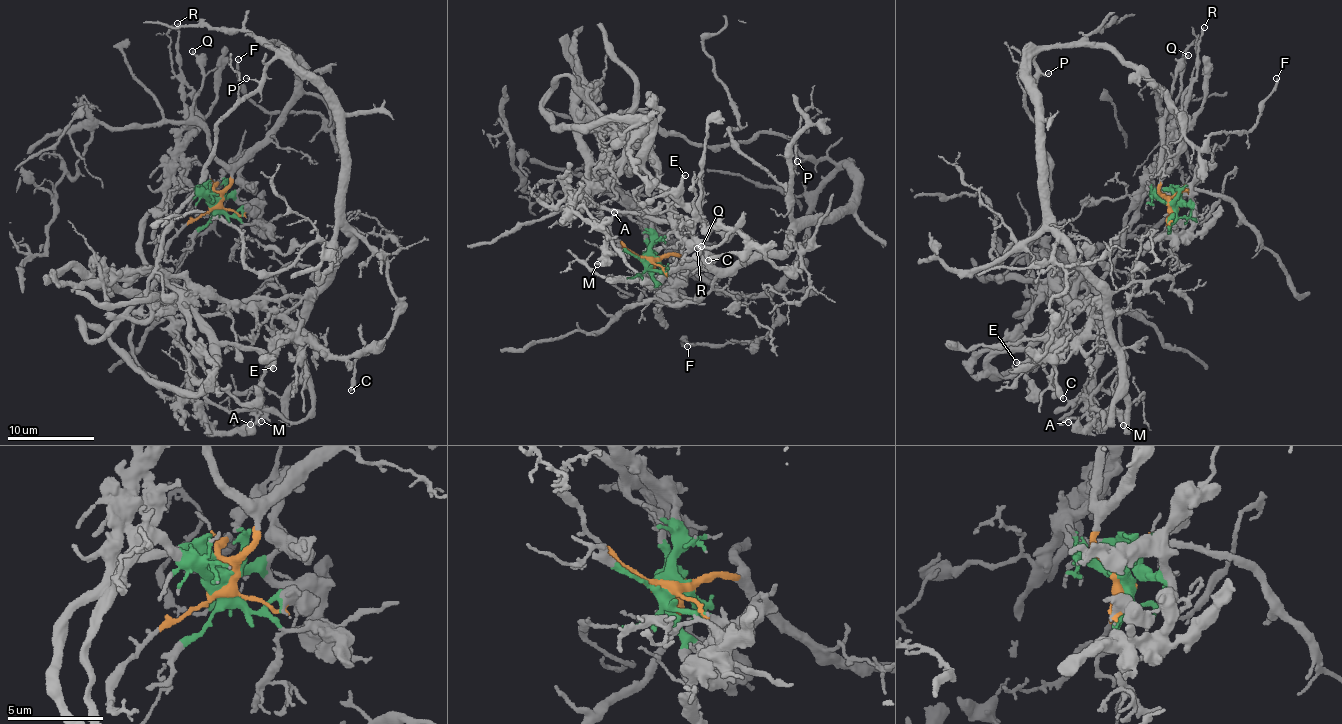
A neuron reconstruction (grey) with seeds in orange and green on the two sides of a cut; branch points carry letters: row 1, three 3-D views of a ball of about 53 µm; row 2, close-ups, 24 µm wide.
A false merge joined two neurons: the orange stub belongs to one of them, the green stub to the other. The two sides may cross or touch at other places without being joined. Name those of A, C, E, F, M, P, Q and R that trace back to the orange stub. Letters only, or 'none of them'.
F, P, Q

